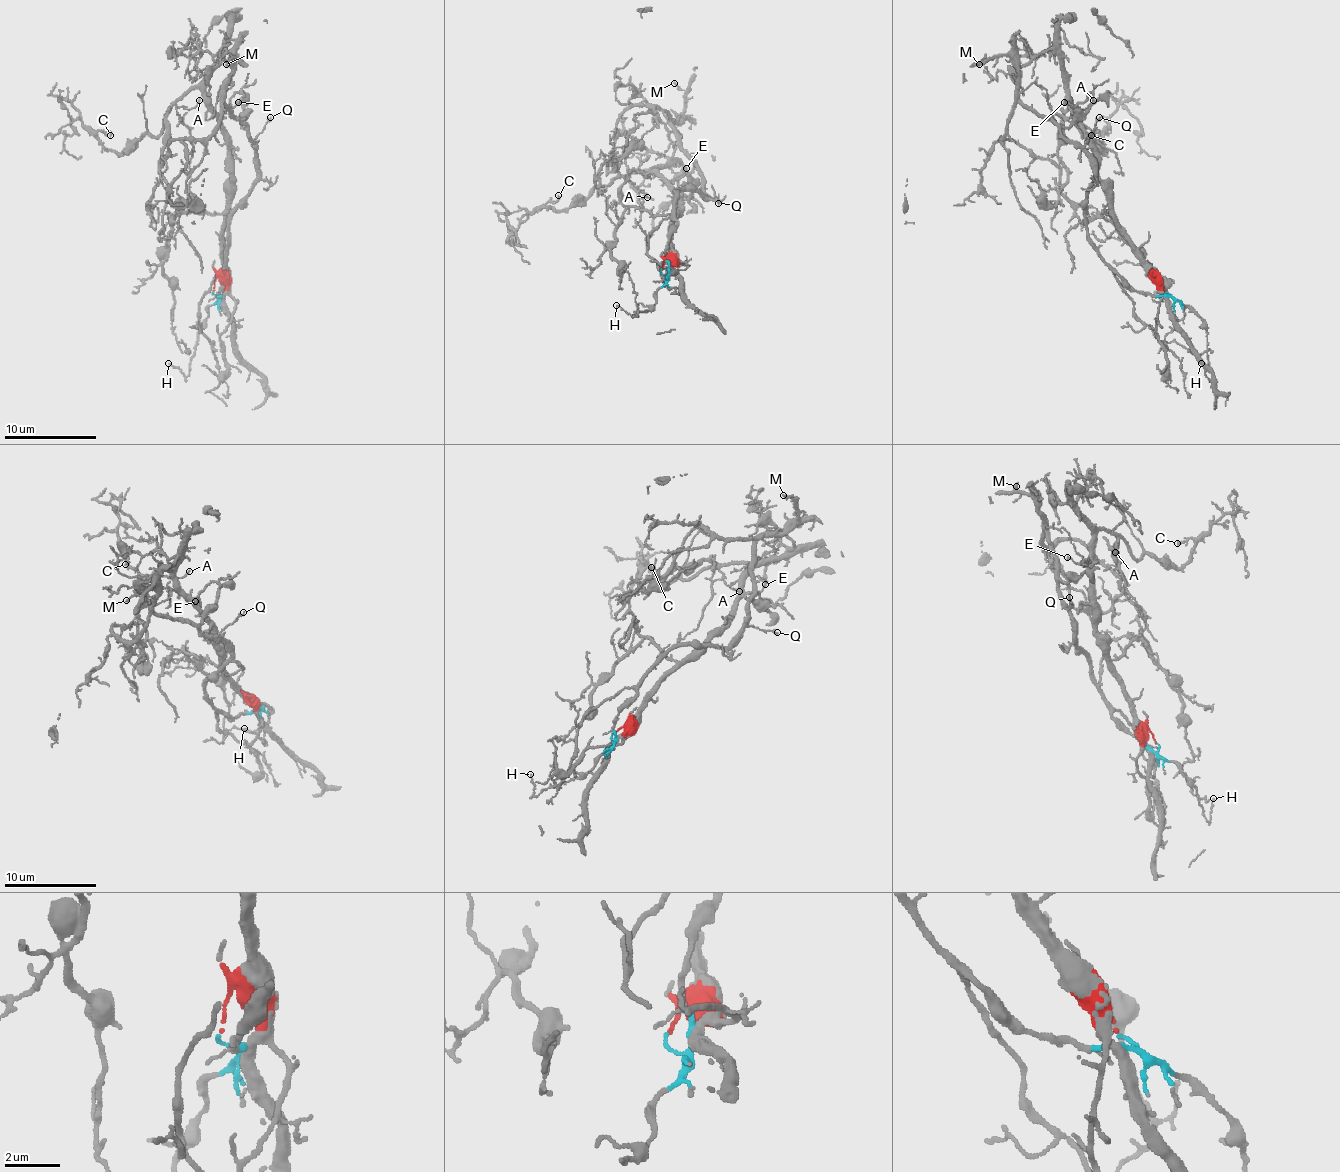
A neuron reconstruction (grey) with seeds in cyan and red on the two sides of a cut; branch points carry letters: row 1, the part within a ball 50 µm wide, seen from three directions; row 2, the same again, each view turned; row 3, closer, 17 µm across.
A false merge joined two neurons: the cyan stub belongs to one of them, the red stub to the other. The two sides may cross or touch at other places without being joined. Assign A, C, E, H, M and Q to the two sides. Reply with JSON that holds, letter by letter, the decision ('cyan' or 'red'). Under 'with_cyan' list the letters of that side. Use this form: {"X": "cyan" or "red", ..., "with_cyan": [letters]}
{"A": "red", "C": "red", "E": "red", "H": "cyan", "M": "cyan", "Q": "cyan", "with_cyan": ["H", "M", "Q"]}

